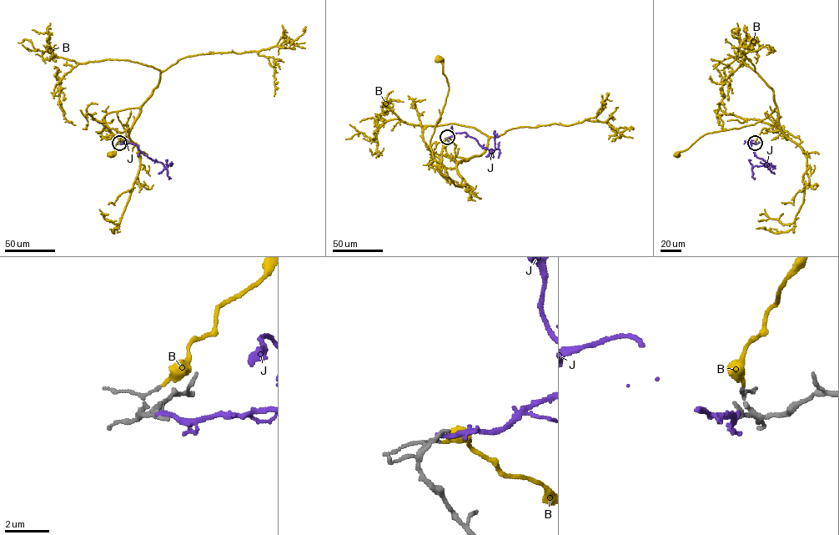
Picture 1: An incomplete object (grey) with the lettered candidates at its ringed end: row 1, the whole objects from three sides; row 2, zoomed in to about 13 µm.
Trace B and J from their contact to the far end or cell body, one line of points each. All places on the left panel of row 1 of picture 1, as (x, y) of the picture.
B: (119, 142), (136, 119), (138, 108), (111, 112), (102, 119), (104, 124), (121, 133), (114, 151), (110, 154)
J: (119, 143), (135, 144), (148, 157), (161, 162), (163, 169), (167, 165), (167, 175), (170, 178)

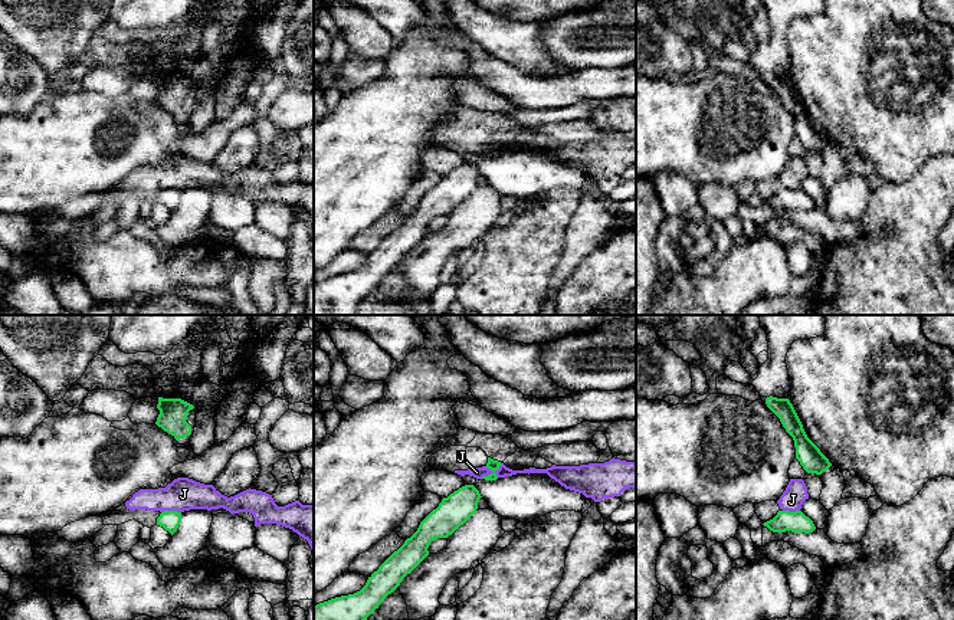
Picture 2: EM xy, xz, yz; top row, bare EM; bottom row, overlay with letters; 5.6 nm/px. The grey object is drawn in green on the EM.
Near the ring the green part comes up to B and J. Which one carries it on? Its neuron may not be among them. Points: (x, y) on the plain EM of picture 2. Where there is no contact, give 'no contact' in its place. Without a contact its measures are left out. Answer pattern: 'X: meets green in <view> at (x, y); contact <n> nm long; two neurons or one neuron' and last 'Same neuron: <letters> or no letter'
B: no contact; two neurons
J: meets green in xz at (491, 151); contact 150 nm long; two neurons
Same neuron: no letter

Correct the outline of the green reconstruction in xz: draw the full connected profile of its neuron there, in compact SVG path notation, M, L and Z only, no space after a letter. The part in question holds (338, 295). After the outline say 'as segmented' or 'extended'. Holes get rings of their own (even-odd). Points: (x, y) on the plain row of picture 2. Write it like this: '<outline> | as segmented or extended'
M465 163L443 175L360 269L314 283L314 315L357 315L358 304L429 233L430 220L448 216L463 203L476 190L481 175L473 163Z | as segmented

